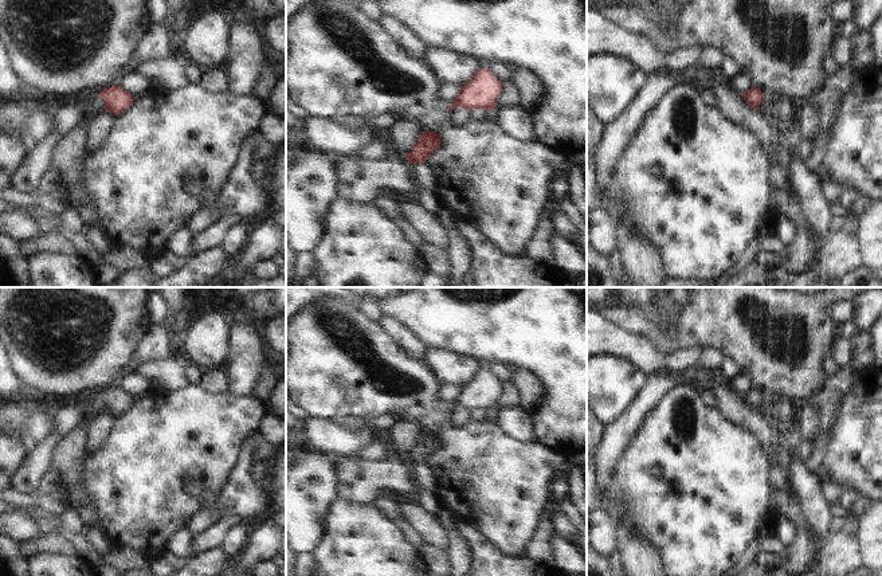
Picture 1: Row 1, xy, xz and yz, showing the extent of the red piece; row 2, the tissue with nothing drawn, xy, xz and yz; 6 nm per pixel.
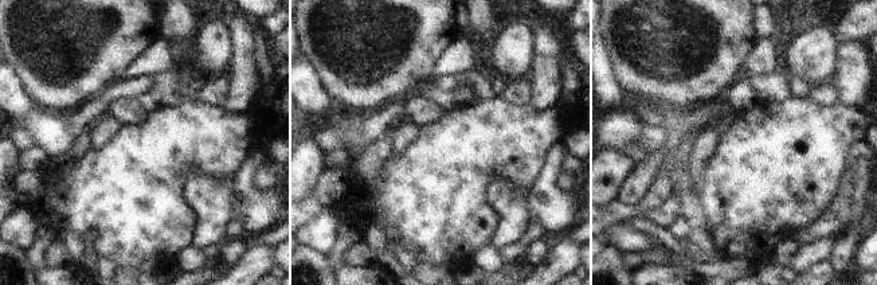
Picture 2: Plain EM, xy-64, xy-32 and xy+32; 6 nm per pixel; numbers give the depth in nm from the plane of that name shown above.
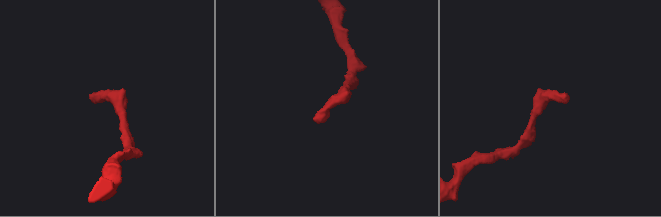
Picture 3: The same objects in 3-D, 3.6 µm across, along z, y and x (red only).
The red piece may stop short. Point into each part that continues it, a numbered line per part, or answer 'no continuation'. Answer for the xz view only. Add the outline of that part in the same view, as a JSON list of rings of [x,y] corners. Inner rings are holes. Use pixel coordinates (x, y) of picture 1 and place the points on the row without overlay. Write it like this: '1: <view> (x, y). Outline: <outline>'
1: xz (359, 482). Outline: [[[396,454],[385,461],[360,462],[356,457],[336,459],[336,501],[375,503],[380,491],[413,493],[418,485],[412,478],[411,465]]]

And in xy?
1: xy (95, 406). Outline: [[[98,395],[93,396],[93,400],[90,401],[85,415],[83,420],[87,418],[99,414],[101,411],[105,411],[103,401],[98,397]]]

